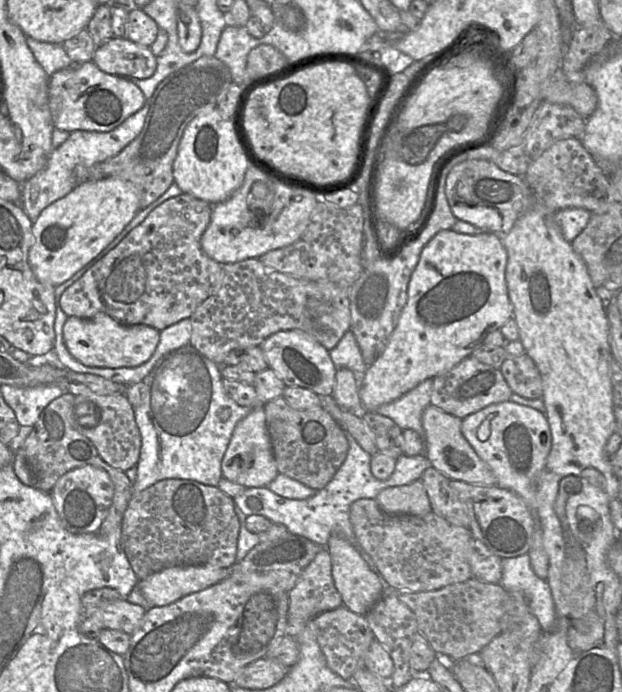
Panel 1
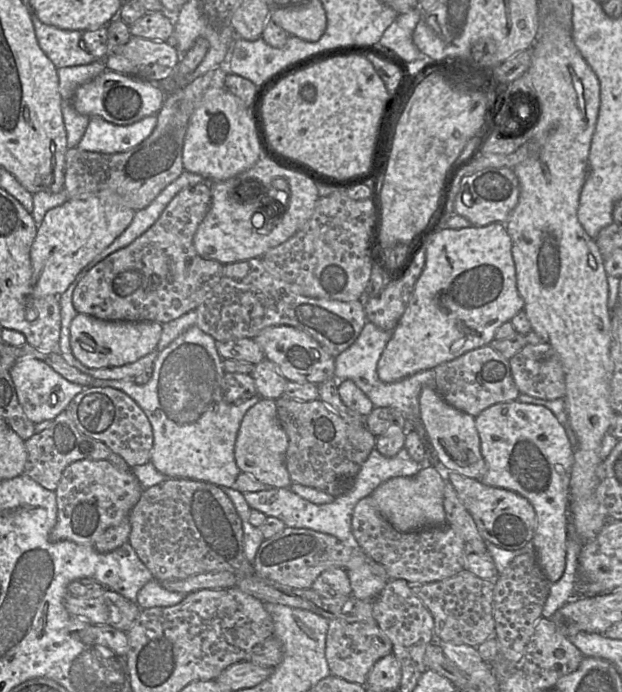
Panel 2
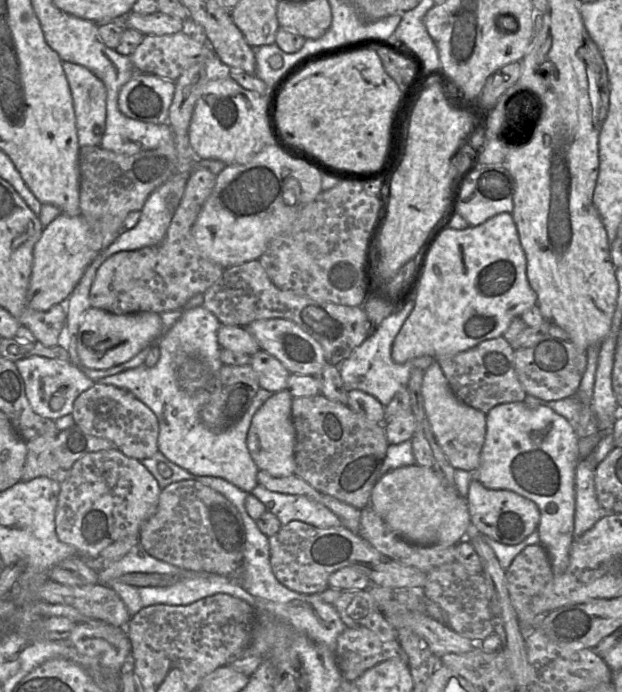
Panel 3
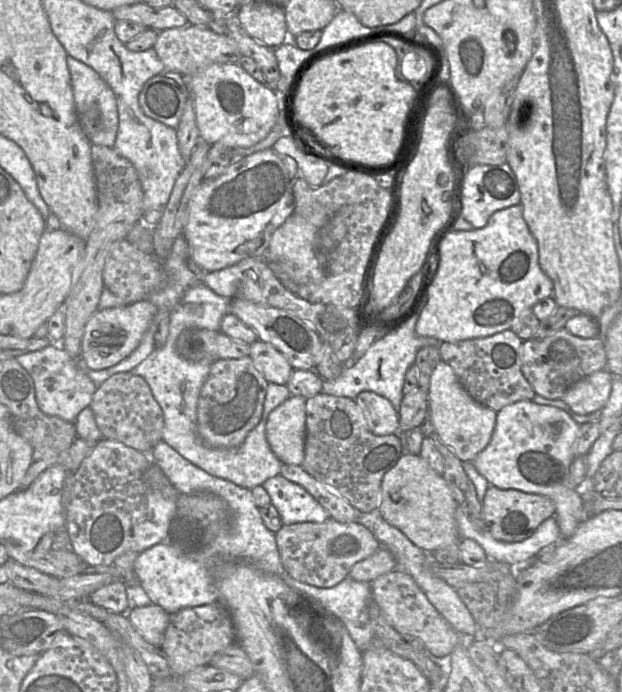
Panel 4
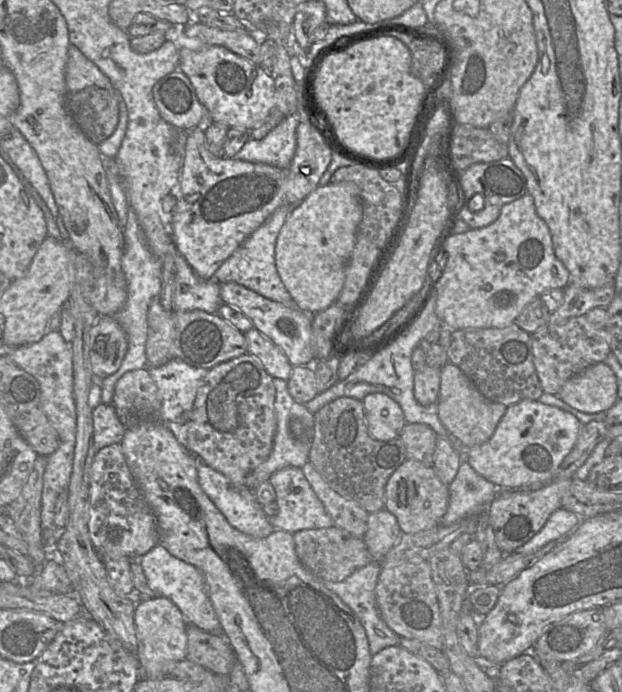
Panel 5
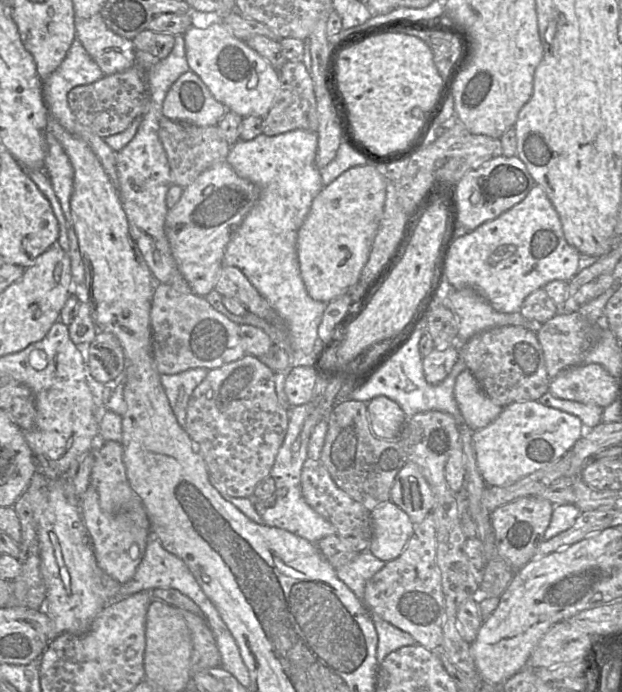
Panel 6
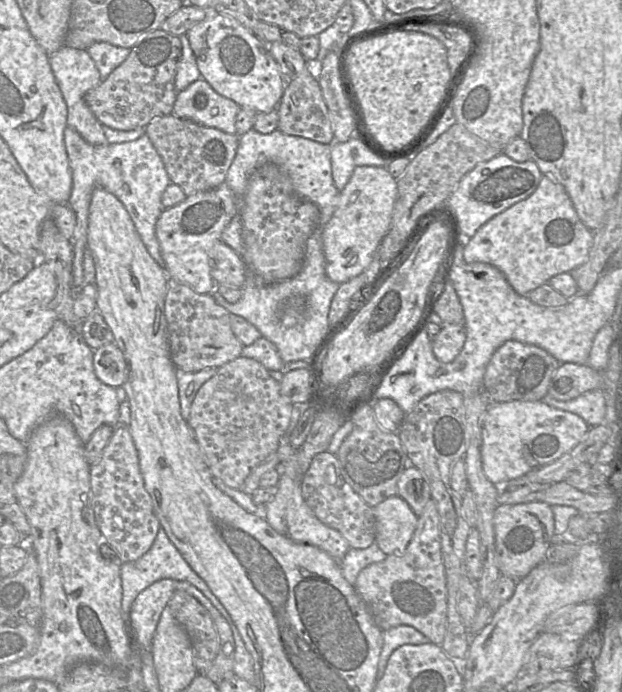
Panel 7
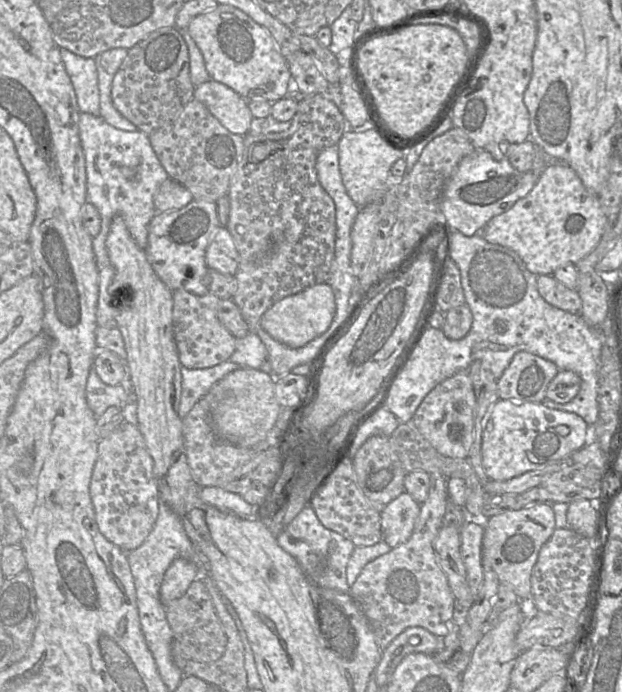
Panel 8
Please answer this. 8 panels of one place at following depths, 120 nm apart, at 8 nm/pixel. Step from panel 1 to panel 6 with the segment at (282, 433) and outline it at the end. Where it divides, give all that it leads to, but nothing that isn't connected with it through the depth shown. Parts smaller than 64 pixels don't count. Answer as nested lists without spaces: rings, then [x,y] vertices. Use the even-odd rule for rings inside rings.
[[[344,401],[335,405],[328,413],[327,423],[319,460],[335,484],[369,511],[389,501],[395,477],[408,462],[398,439],[384,440],[373,435],[367,405],[362,401]]]

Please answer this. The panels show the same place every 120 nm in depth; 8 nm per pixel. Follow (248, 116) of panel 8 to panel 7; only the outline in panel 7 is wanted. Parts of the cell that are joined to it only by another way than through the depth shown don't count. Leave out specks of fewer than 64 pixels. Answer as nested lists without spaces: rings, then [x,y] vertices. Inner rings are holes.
[[[198,79],[179,91],[172,114],[199,125],[235,134],[235,118],[240,107],[216,93],[203,79]]]

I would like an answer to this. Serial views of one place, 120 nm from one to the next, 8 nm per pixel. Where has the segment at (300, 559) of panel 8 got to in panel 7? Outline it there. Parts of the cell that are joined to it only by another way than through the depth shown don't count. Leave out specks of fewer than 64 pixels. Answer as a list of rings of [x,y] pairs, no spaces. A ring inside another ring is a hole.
[[[296,452],[280,462],[276,469],[279,473],[279,482],[274,498],[264,504],[265,520],[278,533],[293,541],[316,546],[337,561],[341,561],[350,549],[349,543],[337,530],[321,522],[306,504],[301,491],[301,476],[296,461]]]

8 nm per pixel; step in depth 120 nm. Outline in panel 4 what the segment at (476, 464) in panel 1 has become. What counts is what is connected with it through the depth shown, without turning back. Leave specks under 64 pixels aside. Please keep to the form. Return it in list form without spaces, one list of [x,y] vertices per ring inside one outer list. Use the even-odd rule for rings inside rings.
[[[439,361],[430,379],[428,389],[428,416],[441,441],[462,462],[472,462],[489,444],[497,412],[477,403],[460,384],[453,368]]]

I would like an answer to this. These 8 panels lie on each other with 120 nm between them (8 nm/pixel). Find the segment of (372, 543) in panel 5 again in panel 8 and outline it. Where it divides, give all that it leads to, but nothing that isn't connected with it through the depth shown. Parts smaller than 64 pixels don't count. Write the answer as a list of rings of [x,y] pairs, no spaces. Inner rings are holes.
[[[407,492],[401,493],[380,512],[382,540],[392,549],[408,541],[421,505]]]

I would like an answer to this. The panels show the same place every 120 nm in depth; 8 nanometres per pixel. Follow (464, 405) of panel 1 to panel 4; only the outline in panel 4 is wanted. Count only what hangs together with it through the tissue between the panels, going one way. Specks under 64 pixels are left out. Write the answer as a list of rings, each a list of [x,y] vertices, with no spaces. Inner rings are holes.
[[[510,329],[492,336],[443,342],[439,346],[441,360],[450,365],[460,384],[479,404],[496,412],[504,406],[532,400],[536,393],[521,371],[521,347],[523,341]]]

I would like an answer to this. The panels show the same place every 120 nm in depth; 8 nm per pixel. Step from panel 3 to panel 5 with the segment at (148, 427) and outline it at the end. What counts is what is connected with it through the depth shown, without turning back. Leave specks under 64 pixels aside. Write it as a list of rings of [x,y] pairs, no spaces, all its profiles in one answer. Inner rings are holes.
[[[148,368],[128,371],[119,378],[112,405],[126,429],[146,422],[160,422],[160,394]]]

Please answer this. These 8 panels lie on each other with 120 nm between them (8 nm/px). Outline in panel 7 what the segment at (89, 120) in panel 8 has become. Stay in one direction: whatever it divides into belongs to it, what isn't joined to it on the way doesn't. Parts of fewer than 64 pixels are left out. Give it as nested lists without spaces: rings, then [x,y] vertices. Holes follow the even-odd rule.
[[[71,127],[64,131],[66,149],[70,159],[72,173],[72,191],[69,197],[71,208],[76,215],[76,226],[73,234],[72,285],[75,290],[84,285],[83,259],[87,248],[87,230],[89,206],[92,192],[101,187],[115,195],[125,206],[135,228],[151,257],[160,267],[165,268],[160,246],[156,237],[156,222],[164,210],[162,194],[171,183],[163,161],[145,133],[138,139],[105,146],[94,146],[87,143]]]

